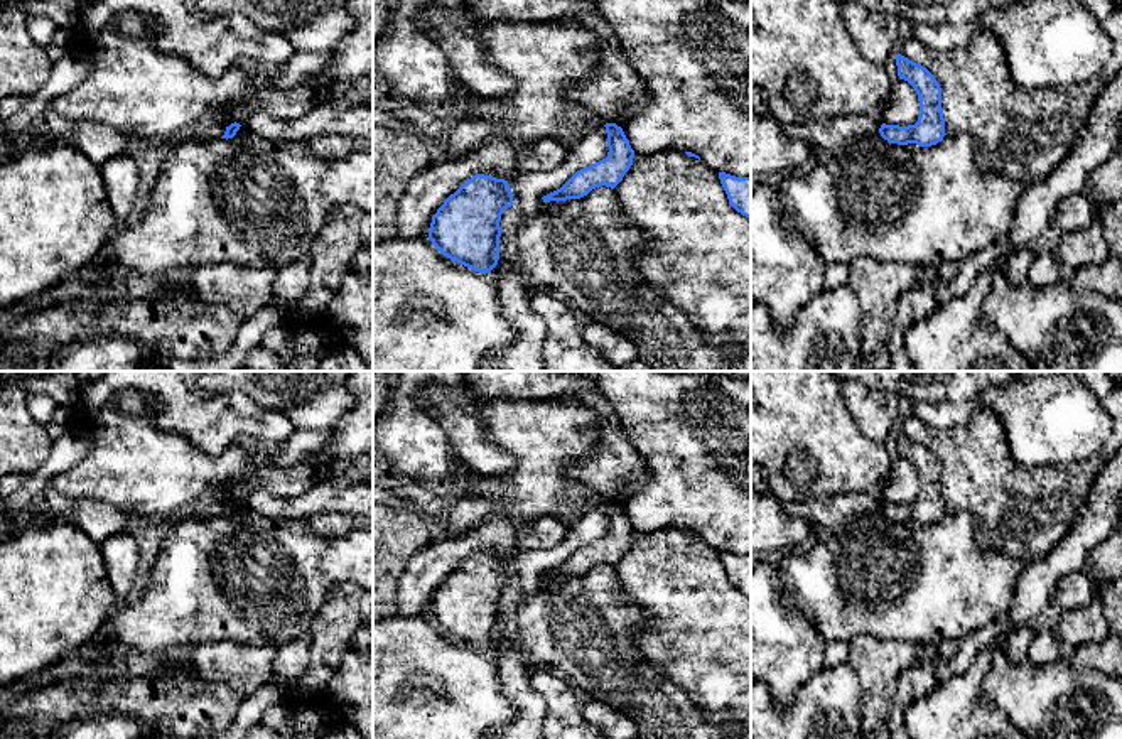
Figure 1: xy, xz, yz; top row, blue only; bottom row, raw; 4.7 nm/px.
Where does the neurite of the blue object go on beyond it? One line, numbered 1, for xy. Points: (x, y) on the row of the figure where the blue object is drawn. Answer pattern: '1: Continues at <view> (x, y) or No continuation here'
1: No continuation here

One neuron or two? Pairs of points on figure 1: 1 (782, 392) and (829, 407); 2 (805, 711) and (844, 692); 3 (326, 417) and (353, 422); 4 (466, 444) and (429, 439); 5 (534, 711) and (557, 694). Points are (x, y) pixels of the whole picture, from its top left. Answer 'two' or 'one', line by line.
1: one
2: one
3: two
4: two
5: two

